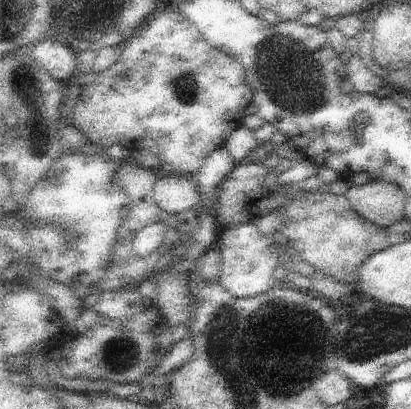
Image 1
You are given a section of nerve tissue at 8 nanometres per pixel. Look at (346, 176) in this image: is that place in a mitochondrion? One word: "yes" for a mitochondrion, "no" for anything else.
no

